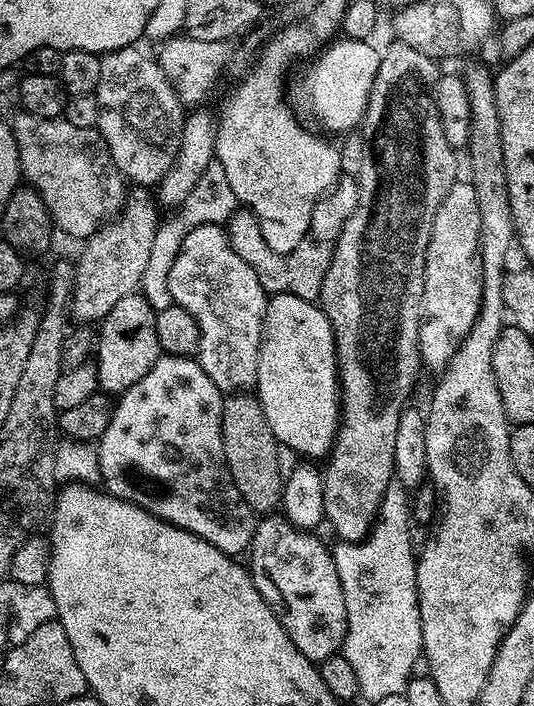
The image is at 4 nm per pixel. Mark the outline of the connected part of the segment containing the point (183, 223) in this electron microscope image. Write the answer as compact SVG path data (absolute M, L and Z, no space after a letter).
M212 159L204 172L201 173L195 187L190 190L186 200L179 205L172 218L161 219L159 227L155 230L154 243L150 248L149 261L146 264L145 273L140 283L141 295L145 296L156 311L173 305L172 295L169 290L170 268L174 264L178 250L184 241L186 234L200 225L227 223L229 217L238 208L238 201L234 190L230 189L230 182L227 181L226 170L216 159Z

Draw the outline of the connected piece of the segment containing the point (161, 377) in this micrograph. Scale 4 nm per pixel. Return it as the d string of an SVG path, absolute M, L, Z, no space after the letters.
M161 355L160 360L150 366L146 378L138 378L138 382L115 401L110 426L106 426L98 441L100 479L103 491L111 496L136 504L236 558L241 555L239 552L249 551L258 520L242 494L238 494L238 486L234 486L228 469L222 442L224 402L220 388L210 382L199 359Z

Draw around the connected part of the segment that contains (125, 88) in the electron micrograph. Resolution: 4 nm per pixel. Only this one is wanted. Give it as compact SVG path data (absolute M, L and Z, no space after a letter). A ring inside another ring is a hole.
M119 48L100 56L101 73L94 93L100 107L98 130L125 181L133 180L136 186L156 186L179 152L186 105L170 86L159 63L138 49Z

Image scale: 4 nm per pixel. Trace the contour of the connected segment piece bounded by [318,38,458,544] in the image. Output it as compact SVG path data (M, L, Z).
M393 39L393 44L388 49L380 52L380 65L378 74L372 83L368 108L364 112L362 121L362 137L366 143L361 172L358 175L360 193L358 194L358 206L354 214L346 222L342 234L336 243L334 258L330 262L330 270L326 270L326 278L322 278L322 290L318 301L320 309L330 318L330 326L336 335L336 365L340 375L340 431L336 434L336 443L332 445L330 455L322 468L324 477L324 518L327 527L332 527L340 535L341 541L356 544L366 539L372 523L376 521L376 515L382 502L382 494L393 483L395 470L394 440L397 437L399 419L405 409L409 407L408 399L412 396L412 387L416 379L422 373L422 361L420 358L420 303L422 302L422 290L424 289L424 263L428 253L430 242L430 230L434 226L434 214L438 214L438 206L442 206L442 198L450 190L450 186L457 183L456 156L457 149L446 142L446 130L442 130L442 118L438 114L436 105L436 84L439 82L442 72L436 69L437 61L400 39Z

